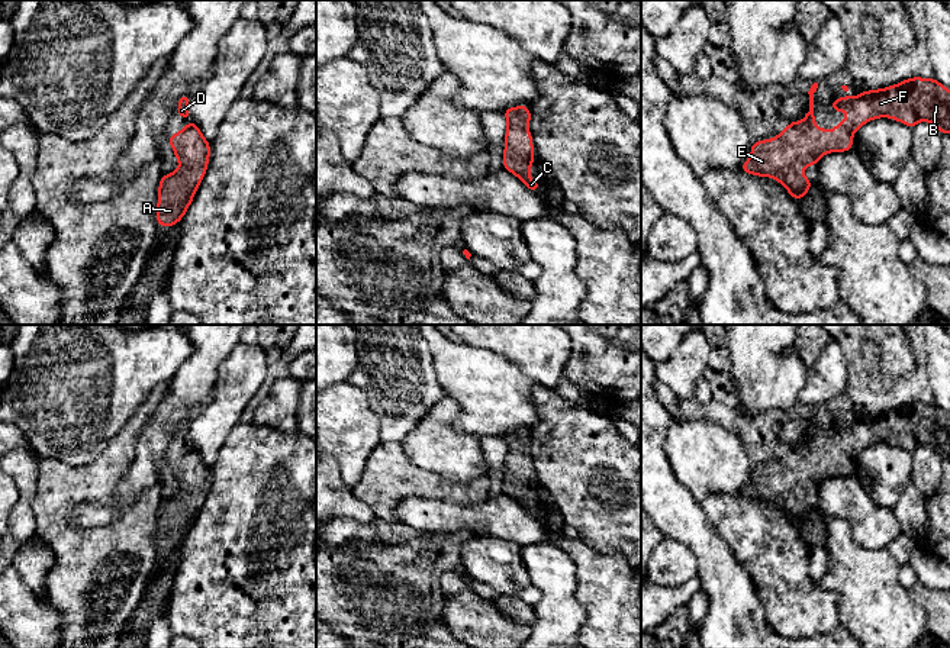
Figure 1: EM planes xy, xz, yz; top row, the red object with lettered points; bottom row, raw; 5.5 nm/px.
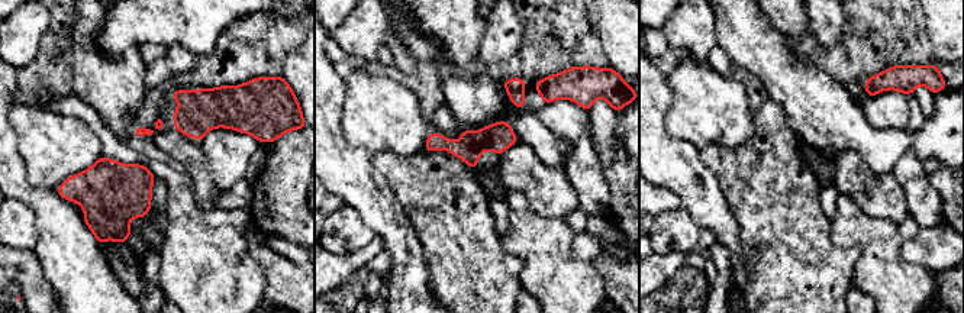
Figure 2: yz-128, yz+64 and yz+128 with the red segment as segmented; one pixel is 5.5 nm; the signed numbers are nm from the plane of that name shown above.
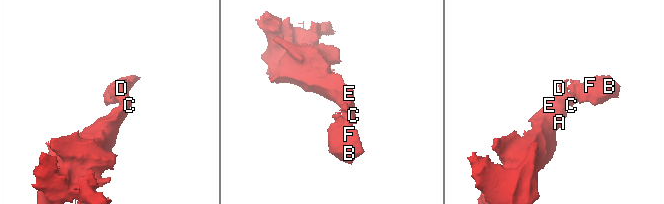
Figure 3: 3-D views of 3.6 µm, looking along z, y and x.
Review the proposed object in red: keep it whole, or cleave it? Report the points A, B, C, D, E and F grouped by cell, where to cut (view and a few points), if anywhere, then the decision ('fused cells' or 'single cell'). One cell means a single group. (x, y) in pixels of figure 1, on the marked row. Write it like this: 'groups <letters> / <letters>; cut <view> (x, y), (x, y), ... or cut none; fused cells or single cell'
groups A B C D E F; cut none; single cell

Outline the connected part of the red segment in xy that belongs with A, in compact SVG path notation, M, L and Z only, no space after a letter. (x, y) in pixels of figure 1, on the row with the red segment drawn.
M191 120L168 138L181 164L174 173L161 175L158 188L157 223L174 226L187 212L207 170L210 145Z

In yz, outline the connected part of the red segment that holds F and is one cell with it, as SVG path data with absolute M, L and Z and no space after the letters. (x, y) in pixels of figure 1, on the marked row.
M908 78L899 84L862 91L856 97L840 97L830 103L835 112L848 112L850 115L841 120L833 130L815 126L814 116L814 93L818 83L814 83L808 91L809 110L802 122L790 122L775 139L753 142L750 158L740 167L743 171L776 178L793 199L801 200L812 183L804 175L802 170L819 161L819 158L830 152L846 152L853 149L853 133L859 130L866 122L876 117L892 117L911 129L918 122L931 122L943 135L950 133L950 90L941 86L935 78Z

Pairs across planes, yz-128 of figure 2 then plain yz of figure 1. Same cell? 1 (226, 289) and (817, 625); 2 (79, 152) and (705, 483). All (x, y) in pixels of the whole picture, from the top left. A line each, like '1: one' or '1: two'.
1: two
2: one

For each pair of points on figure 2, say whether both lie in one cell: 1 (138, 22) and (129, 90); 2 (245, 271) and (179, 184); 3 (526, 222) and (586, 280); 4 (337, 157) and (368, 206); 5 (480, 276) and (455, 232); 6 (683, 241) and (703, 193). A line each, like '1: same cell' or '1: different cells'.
1: different cells
2: same cell
3: same cell
4: same cell
5: same cell
6: different cells

